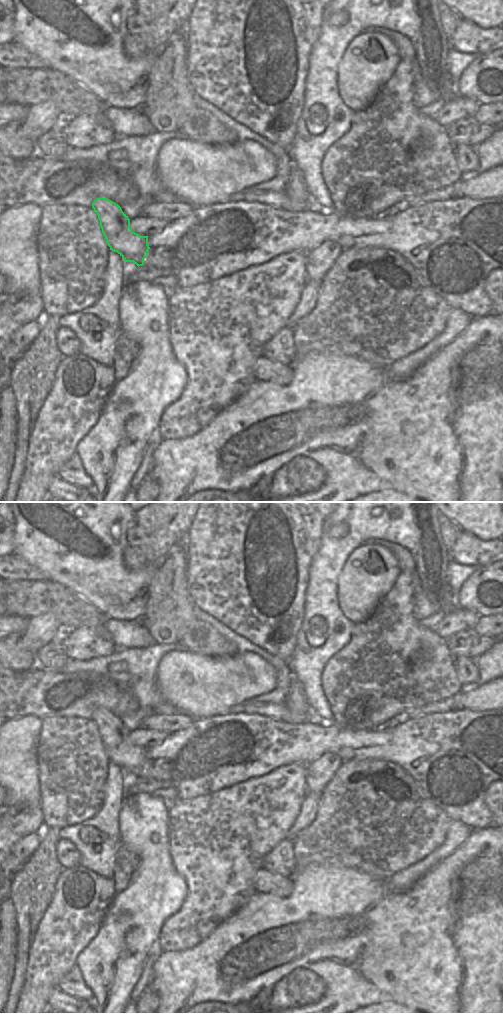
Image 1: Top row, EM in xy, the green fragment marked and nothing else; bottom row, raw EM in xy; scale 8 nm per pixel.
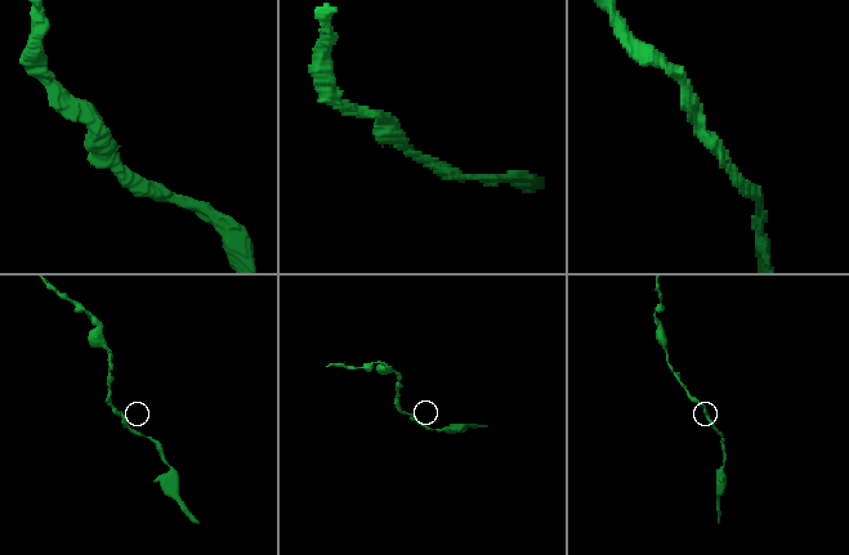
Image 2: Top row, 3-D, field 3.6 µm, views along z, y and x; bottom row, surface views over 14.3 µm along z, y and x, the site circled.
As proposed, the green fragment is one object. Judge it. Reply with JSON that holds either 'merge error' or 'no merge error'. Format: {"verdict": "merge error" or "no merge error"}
{"verdict": "no merge error"}

